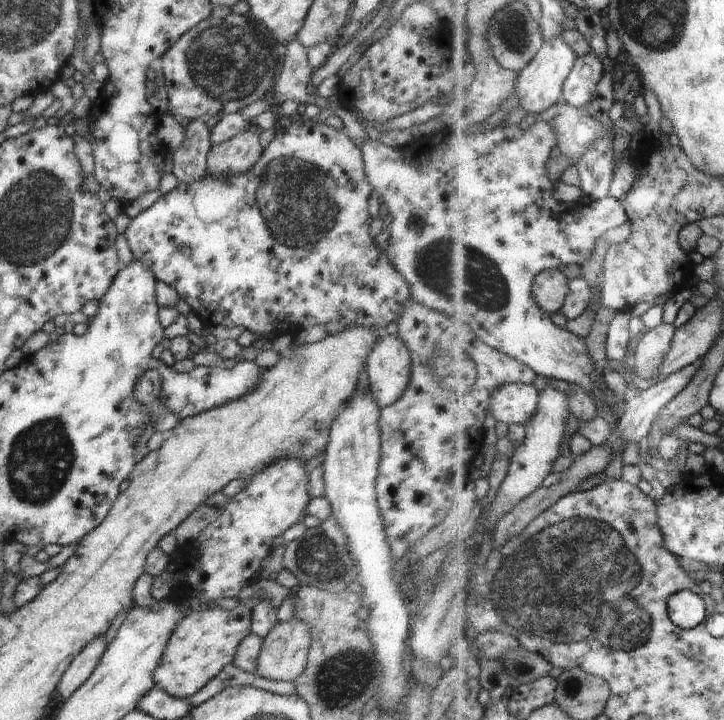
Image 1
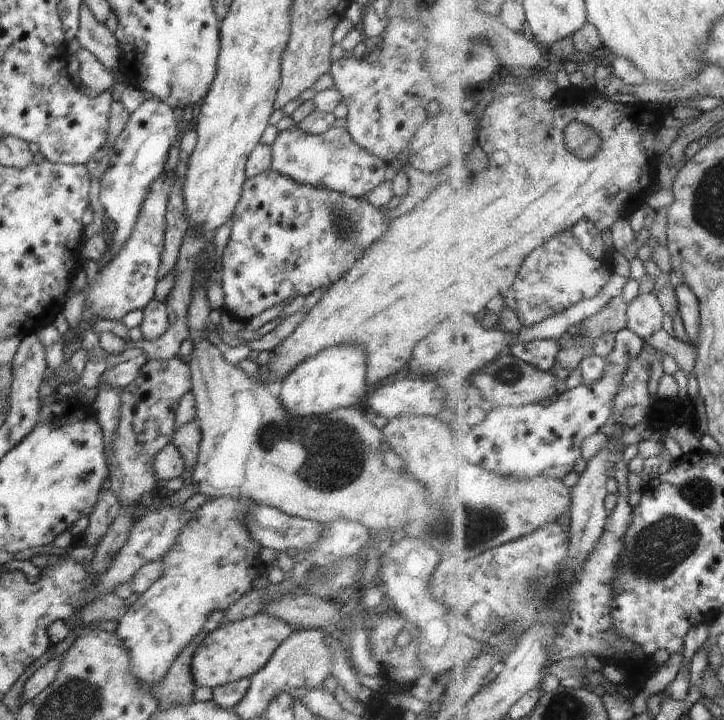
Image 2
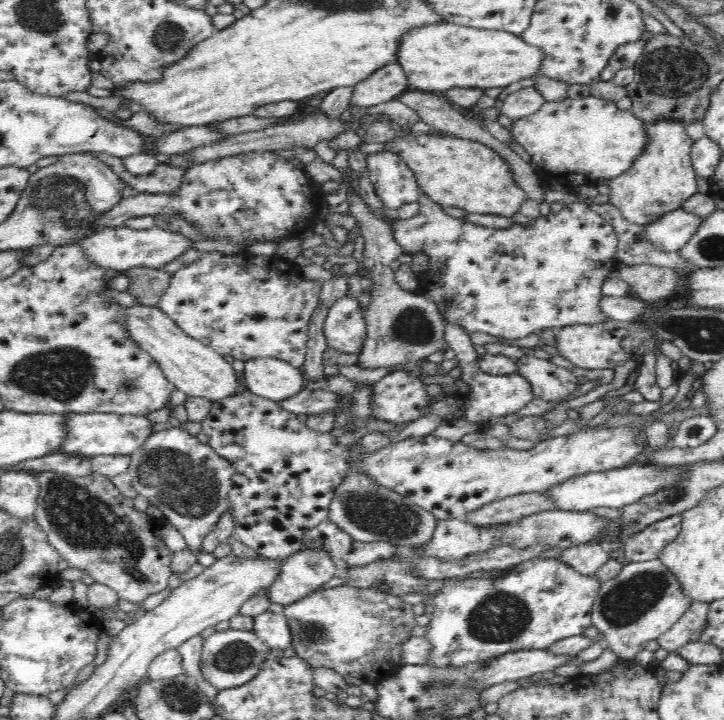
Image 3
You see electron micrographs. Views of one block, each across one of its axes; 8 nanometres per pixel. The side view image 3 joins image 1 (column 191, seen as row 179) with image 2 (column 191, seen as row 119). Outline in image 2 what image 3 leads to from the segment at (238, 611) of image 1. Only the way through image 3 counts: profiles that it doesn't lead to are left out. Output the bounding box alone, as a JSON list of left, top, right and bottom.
[192,613,295,689]

